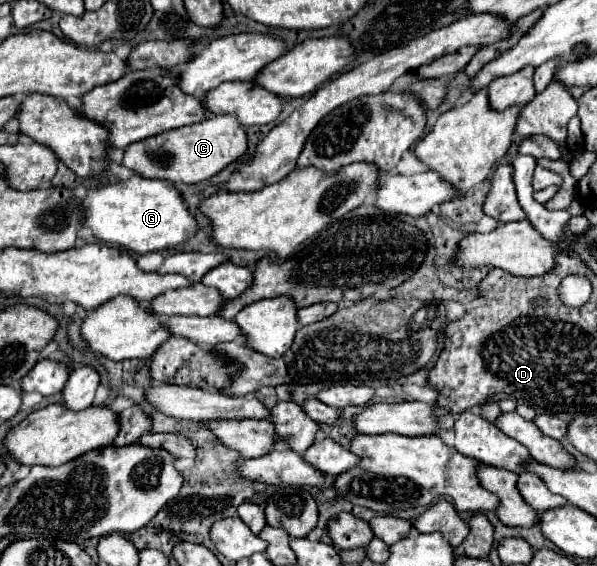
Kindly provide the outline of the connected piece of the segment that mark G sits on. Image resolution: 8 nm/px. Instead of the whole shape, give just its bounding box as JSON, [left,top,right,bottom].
[84,175,198,255]

